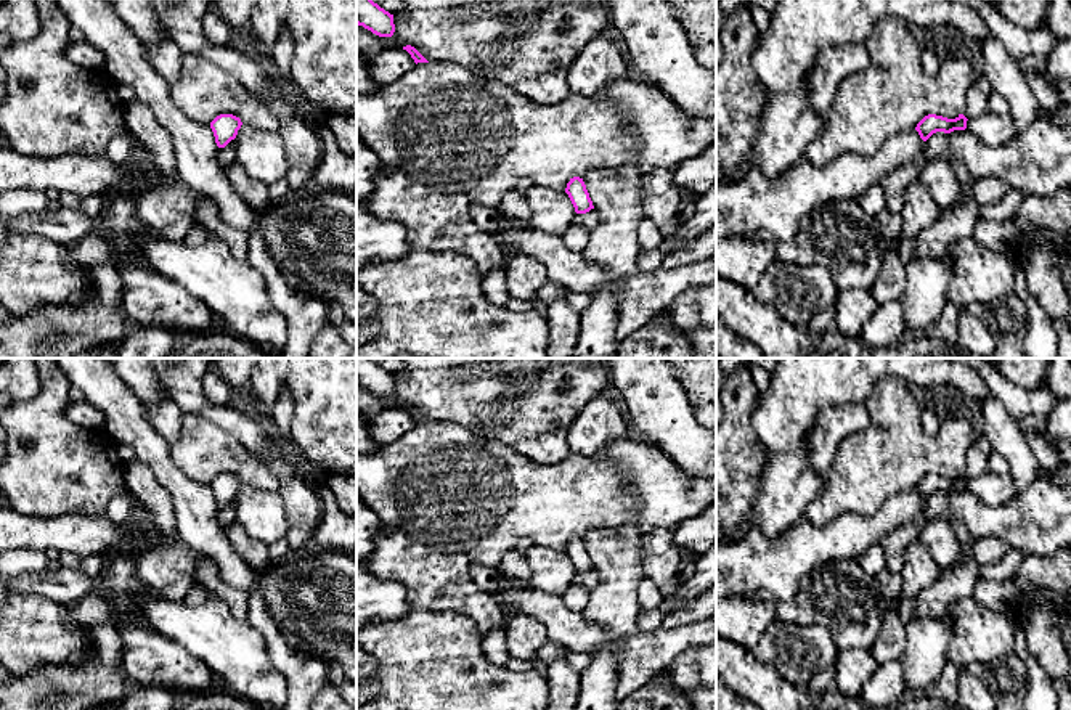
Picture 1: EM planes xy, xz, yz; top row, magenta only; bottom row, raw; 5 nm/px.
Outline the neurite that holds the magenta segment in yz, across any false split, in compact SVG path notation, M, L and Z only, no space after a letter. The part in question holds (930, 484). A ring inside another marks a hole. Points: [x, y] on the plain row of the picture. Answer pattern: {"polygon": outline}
{"polygon": "M928 474L917 484L915 490L918 492L920 498L926 501L936 492L951 493L954 490L965 490L967 480L968 479L963 474L959 474L955 479Z"}

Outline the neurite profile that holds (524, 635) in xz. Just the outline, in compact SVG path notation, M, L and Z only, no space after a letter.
M525 614L507 617L504 631L509 654L519 660L536 660L538 649L549 641L546 626Z

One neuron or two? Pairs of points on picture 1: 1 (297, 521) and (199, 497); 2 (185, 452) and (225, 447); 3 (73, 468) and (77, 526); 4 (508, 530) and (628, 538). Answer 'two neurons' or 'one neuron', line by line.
1: two neurons
2: one neuron
3: two neurons
4: two neurons

